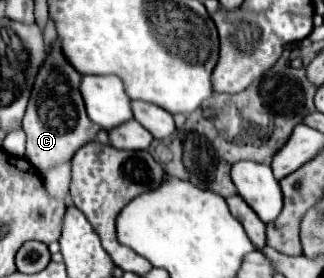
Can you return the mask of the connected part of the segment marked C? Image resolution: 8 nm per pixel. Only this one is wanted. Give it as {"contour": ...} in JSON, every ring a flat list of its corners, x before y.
{"contour":[[56,42,36,76,34,90,32,90,24,120,22,120,22,130,26,132,26,156,24,158,38,170,50,170,58,164,72,160,76,150,92,142,100,130,86,116,84,102,78,90,80,78,82,76,64,58,60,50,60,42]]}

